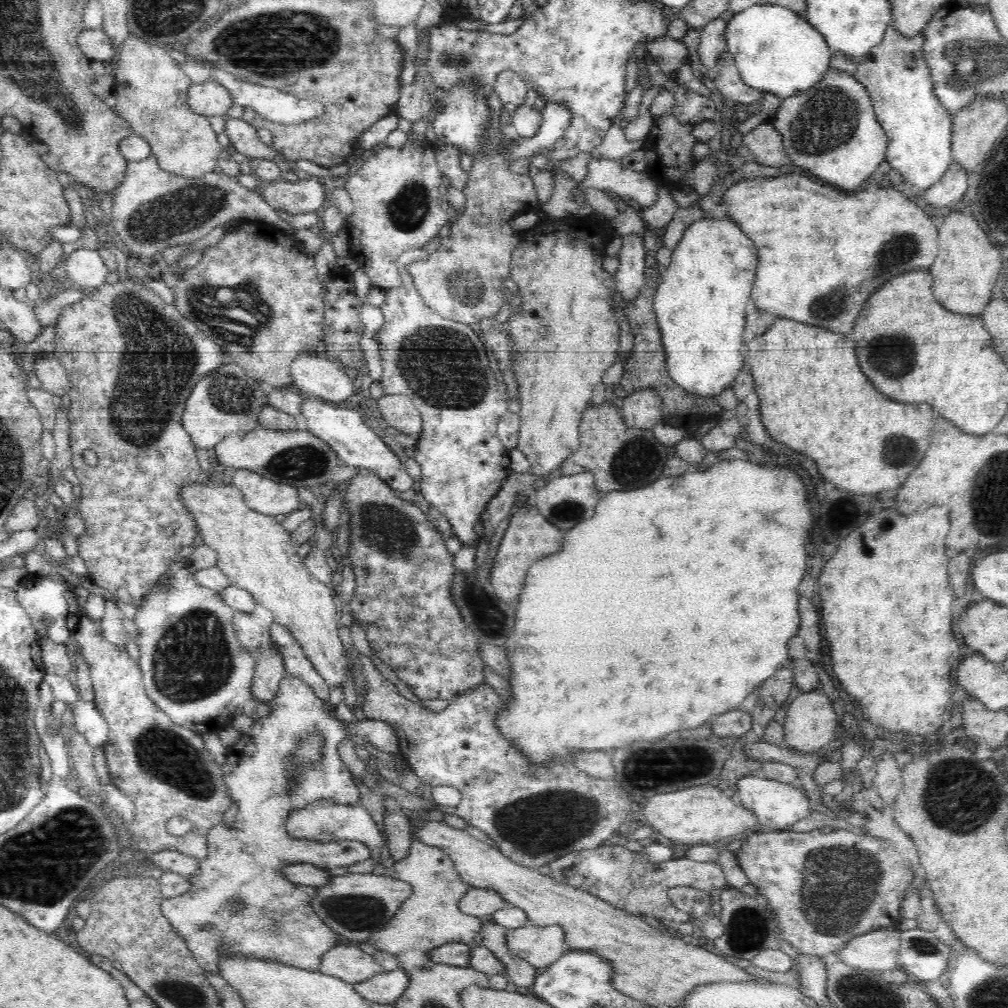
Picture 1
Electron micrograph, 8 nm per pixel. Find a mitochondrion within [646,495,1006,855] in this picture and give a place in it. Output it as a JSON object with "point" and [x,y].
{"point":[972,799]}

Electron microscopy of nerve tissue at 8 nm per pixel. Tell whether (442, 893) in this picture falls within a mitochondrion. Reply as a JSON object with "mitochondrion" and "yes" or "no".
{"mitochondrion":"no"}

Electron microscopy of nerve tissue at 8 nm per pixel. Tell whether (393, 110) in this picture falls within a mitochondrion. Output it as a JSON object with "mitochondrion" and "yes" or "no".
{"mitochondrion":"no"}

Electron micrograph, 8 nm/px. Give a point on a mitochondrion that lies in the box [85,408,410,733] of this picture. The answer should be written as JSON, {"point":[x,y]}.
{"point":[192,660]}

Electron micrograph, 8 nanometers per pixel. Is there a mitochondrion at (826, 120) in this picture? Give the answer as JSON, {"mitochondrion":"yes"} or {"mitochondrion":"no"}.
{"mitochondrion":"yes"}

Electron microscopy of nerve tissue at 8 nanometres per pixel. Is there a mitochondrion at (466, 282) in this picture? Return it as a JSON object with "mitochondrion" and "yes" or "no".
{"mitochondrion":"yes"}

